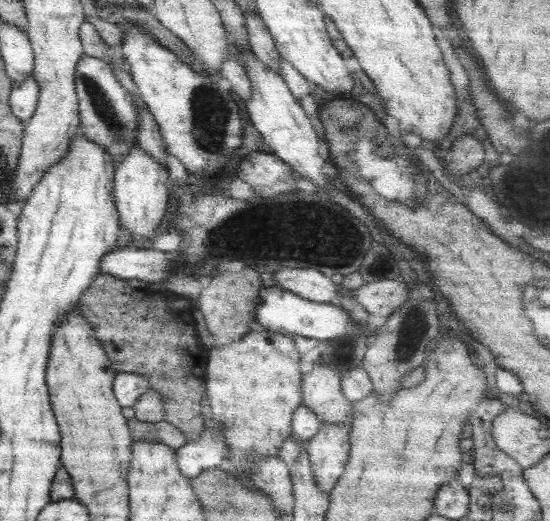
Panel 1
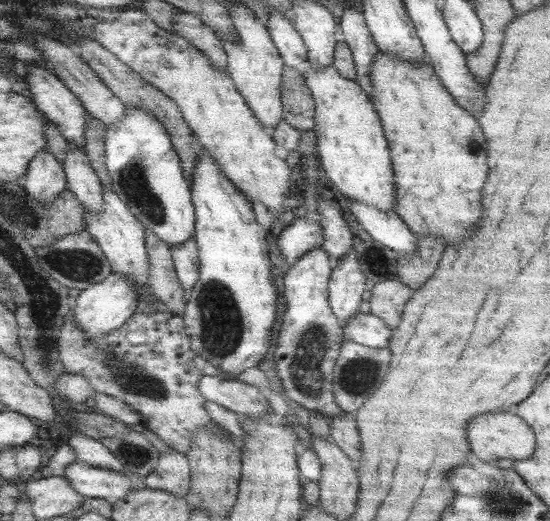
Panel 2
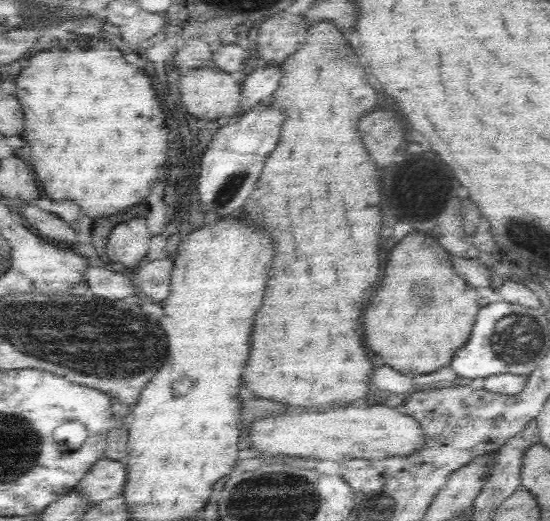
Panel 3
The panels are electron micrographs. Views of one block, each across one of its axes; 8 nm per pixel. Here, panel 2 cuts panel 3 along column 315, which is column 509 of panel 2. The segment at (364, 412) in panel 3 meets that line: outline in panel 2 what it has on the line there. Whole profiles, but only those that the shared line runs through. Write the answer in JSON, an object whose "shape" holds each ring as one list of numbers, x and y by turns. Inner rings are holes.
{"shape":[[493,412,493,414,479,414,473,416,467,422,465,428,465,438,469,444,469,450,481,460,481,462,491,462,495,456,501,460,523,460,529,458,533,452,533,432,531,428,519,420,517,416,509,412]]}

